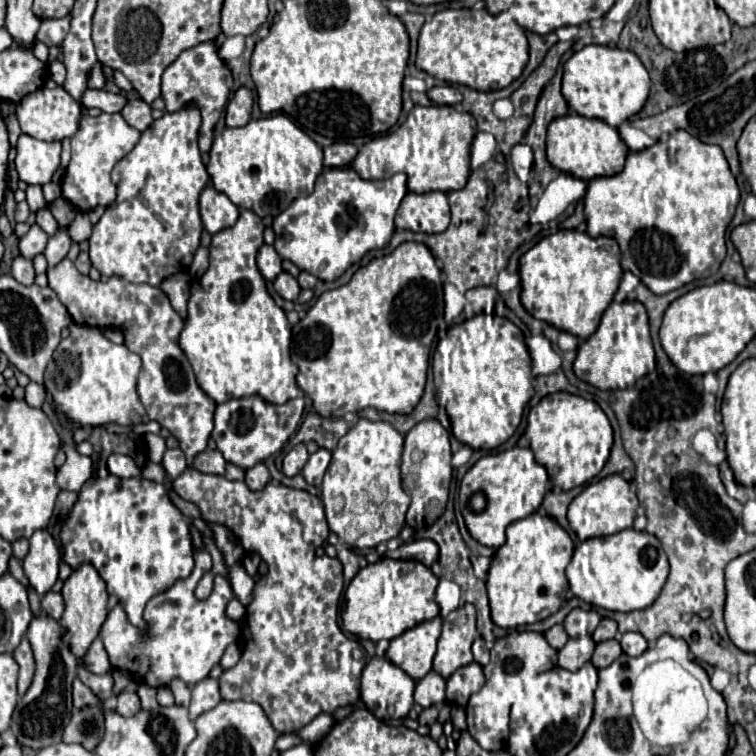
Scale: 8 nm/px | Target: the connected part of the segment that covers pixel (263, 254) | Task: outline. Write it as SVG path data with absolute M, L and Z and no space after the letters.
M262 246L258 250L258 258L256 258L258 270L266 280L276 280L276 276L282 272L282 258L276 254L276 250L272 246Z

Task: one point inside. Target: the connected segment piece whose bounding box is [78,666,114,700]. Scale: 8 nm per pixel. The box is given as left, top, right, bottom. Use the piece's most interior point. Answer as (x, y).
(102, 686)

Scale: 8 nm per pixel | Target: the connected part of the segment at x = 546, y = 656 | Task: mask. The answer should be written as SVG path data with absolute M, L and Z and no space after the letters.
M514 632L496 640L490 650L490 664L484 666L486 684L478 694L472 694L465 706L467 727L471 736L488 752L504 750L510 735L510 706L522 680L548 672L558 664L558 652L538 632Z

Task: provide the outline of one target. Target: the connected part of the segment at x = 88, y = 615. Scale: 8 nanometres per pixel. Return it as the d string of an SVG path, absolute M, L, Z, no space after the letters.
M88 562L80 564L78 568L72 570L72 574L64 580L62 596L66 602L64 614L60 618L60 624L68 630L64 636L64 644L74 652L74 656L82 658L84 650L92 644L92 640L98 636L100 626L104 624L104 618L108 614L108 592L106 592L106 582L100 578L96 568Z

